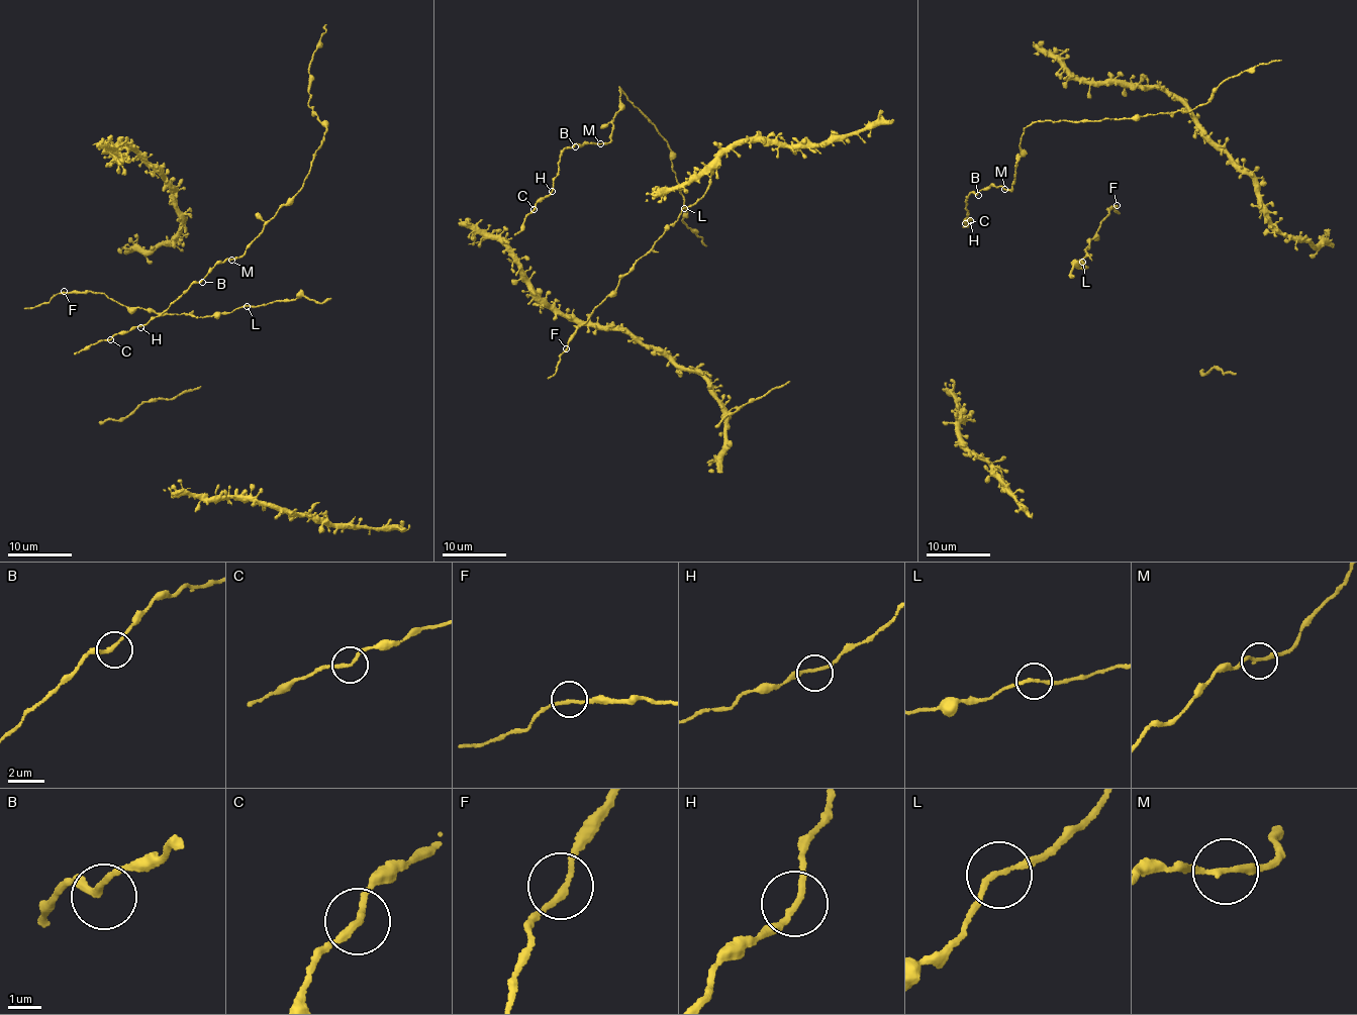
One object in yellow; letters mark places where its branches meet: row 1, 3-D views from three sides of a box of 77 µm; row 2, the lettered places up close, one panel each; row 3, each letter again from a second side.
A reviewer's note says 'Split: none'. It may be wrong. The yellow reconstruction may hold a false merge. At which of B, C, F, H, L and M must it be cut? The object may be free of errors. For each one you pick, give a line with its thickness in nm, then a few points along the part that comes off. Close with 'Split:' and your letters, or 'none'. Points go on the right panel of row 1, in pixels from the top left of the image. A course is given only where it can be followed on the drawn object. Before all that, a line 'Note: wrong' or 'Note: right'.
Note: right
Split: none

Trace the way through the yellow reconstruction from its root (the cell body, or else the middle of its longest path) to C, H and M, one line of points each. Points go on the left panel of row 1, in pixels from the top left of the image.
C: (255, 214), (264, 223), (264, 229), (245, 254), (215, 264), (167, 310), (111, 339)
H: (255, 214), (264, 223), (264, 229), (245, 254), (215, 264), (202, 279), (191, 284), (167, 310), (140, 327)
M: (255, 214), (264, 223), (264, 229), (245, 254), (231, 260)

